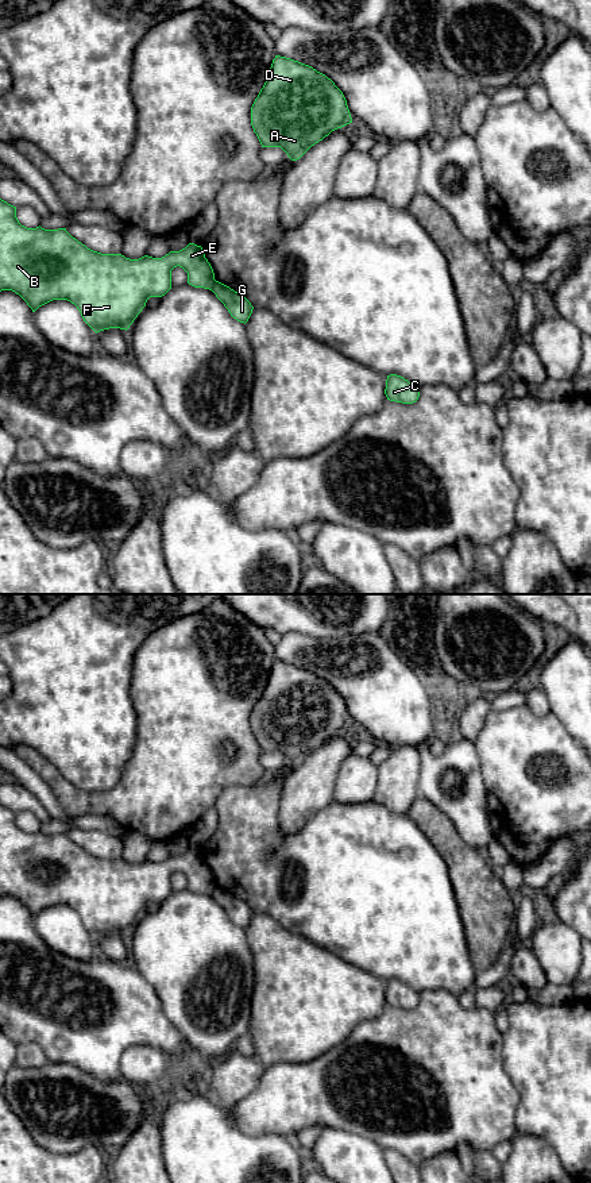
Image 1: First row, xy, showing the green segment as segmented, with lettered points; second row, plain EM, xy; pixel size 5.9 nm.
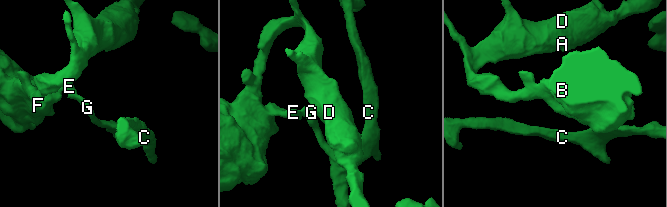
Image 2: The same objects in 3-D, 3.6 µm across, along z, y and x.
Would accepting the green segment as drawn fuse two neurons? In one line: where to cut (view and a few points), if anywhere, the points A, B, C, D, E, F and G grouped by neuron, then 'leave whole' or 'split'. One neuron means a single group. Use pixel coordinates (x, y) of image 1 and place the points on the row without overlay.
cut in xy along (215, 885), (211, 894); A B D E F / C G; split

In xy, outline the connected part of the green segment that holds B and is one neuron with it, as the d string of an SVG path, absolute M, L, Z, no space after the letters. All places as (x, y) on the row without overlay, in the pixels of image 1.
M0 804L0 897L12 895L35 917L53 905L67 905L77 912L84 926L97 939L109 933L128 935L150 902L162 902L171 894L171 875L182 872L188 878L188 889L212 895L215 878L201 851L189 848L179 856L170 856L162 863L144 860L130 864L121 859L101 859L88 853L73 843L66 833L45 835L40 831L27 833L16 822L16 812Z

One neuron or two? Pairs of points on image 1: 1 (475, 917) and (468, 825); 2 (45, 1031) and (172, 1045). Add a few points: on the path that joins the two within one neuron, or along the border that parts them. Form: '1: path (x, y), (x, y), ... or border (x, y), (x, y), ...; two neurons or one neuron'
1: border (449, 820), (458, 833), (478, 851); two neurons
2: path (76, 1031), (141, 1031); one neuron

